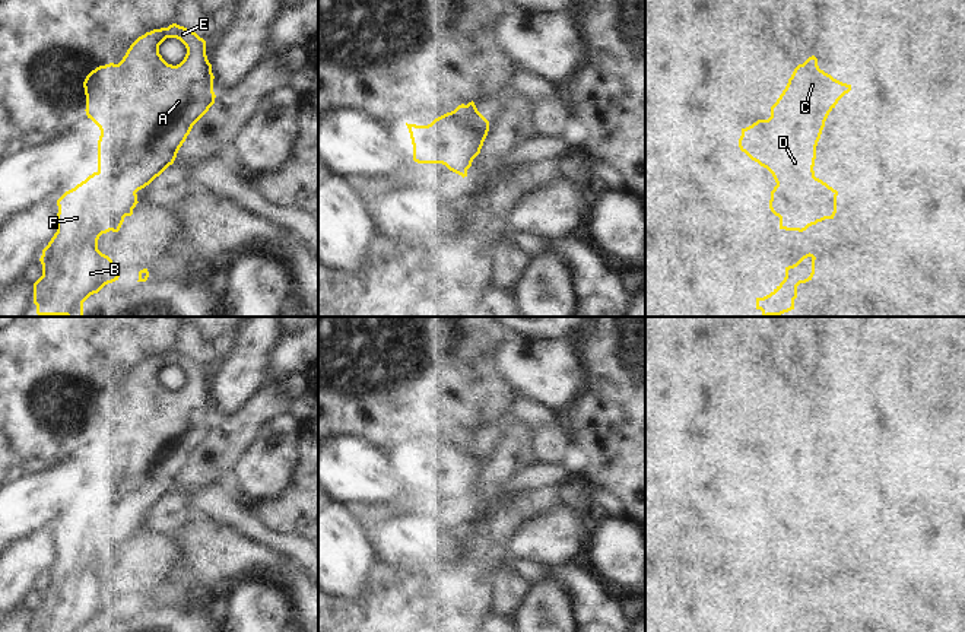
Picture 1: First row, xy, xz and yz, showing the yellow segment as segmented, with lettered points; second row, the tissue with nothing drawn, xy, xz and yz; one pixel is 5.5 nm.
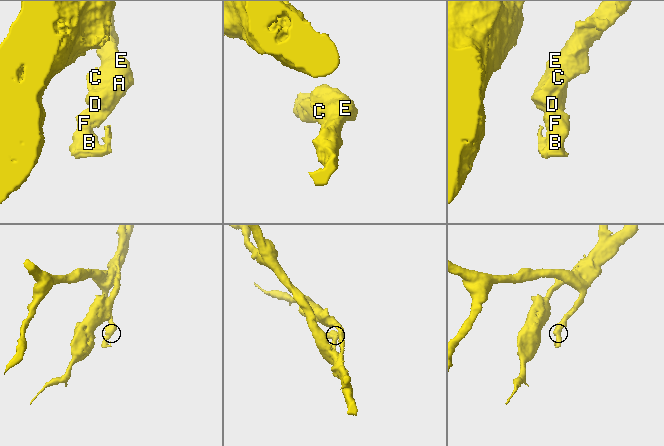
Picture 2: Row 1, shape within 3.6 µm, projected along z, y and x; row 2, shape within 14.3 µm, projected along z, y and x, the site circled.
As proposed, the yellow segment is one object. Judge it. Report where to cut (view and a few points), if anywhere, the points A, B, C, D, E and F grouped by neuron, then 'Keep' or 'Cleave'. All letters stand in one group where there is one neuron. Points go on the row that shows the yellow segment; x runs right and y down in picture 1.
No split. Groups: A B C D E F. Keep

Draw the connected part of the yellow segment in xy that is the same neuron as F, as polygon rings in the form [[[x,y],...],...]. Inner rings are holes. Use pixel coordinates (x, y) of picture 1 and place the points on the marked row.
[[[177,23],[146,32],[118,64],[99,66],[86,76],[85,111],[101,130],[98,171],[57,200],[57,232],[42,250],[42,276],[34,283],[38,315],[83,317],[83,302],[118,280],[115,264],[98,250],[98,239],[109,231],[118,232],[124,217],[131,216],[139,203],[136,193],[174,163],[193,126],[215,104],[213,79],[206,41]],[[166,38],[177,38],[187,48],[177,66],[168,64],[159,54],[159,45]]]

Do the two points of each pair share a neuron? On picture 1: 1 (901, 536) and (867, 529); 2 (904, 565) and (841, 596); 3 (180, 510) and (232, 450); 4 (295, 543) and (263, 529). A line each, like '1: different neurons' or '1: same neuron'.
1: same neuron
2: same neuron
3: same neuron
4: same neuron

